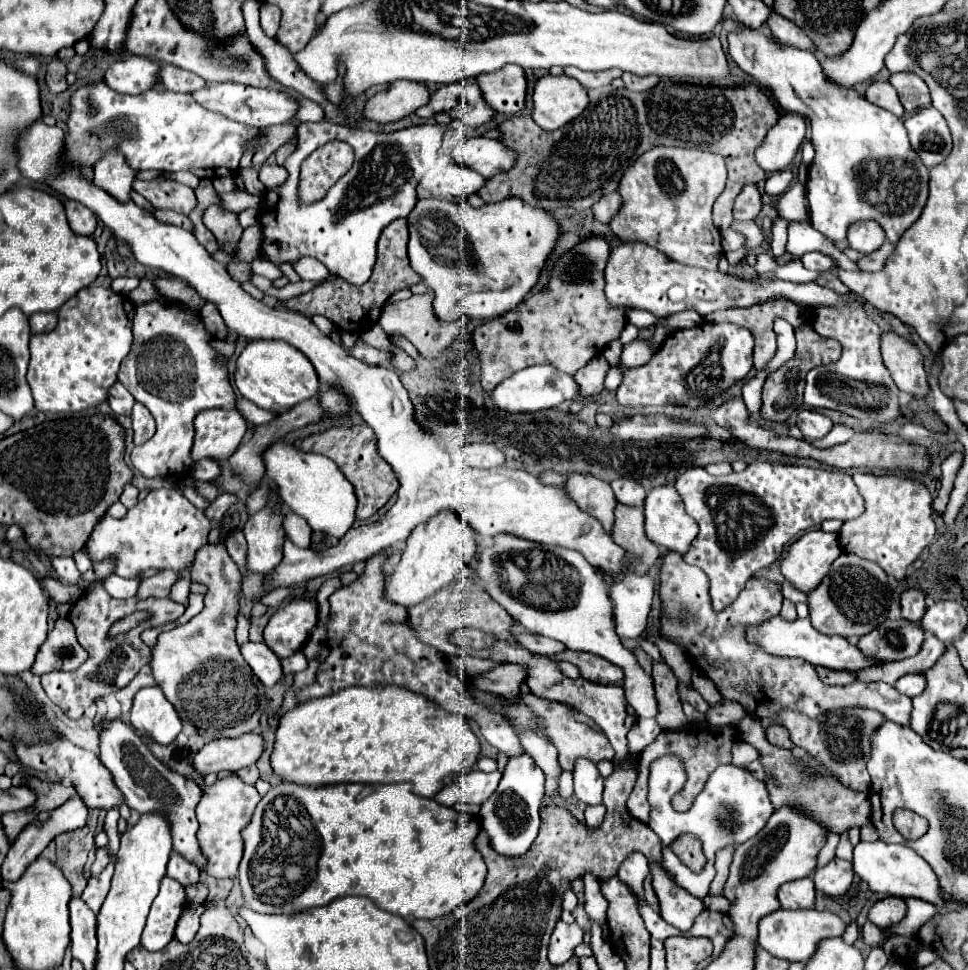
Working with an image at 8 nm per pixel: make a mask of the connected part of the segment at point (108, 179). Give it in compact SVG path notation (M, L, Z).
M107 150L105 156L95 164L93 182L117 200L125 202L129 200L135 176L135 170L125 162L125 156L119 150Z

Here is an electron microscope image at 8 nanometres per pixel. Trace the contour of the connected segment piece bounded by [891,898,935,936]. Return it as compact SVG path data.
M907 898L905 902L907 902L907 916L897 926L891 926L891 932L899 936L915 936L919 928L935 914L935 908L933 904L917 898Z

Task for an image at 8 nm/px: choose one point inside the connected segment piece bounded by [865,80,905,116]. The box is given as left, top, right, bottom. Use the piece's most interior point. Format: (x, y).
(882, 94)

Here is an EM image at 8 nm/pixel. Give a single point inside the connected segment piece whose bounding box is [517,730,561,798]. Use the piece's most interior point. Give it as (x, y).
(543, 753)

